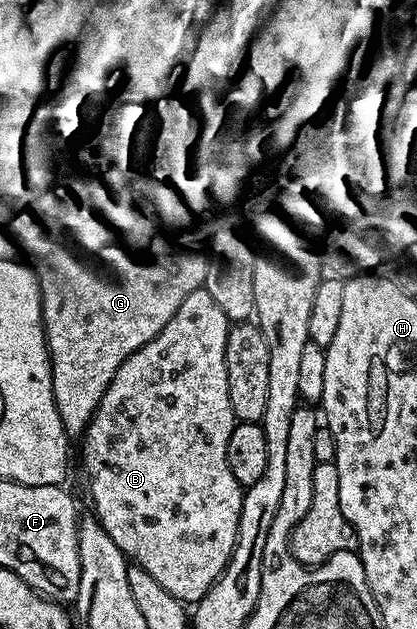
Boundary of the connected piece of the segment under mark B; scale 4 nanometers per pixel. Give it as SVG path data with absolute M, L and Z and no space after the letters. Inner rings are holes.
M206 288L193 290L181 306L177 306L177 314L162 328L148 344L141 346L113 374L113 382L105 390L89 426L84 430L81 443L83 443L83 472L87 475L87 492L91 495L93 515L99 524L117 542L128 561L134 562L138 567L145 569L173 598L183 601L184 605L194 606L196 602L217 582L217 578L225 570L229 558L233 554L233 546L237 538L237 522L241 518L241 502L243 501L244 485L233 478L233 470L229 470L227 451L229 450L229 434L233 434L237 423L233 414L233 406L229 402L229 382L227 381L227 367L225 366L225 342L229 321L225 314L221 314L221 306L213 302L212 296Z

